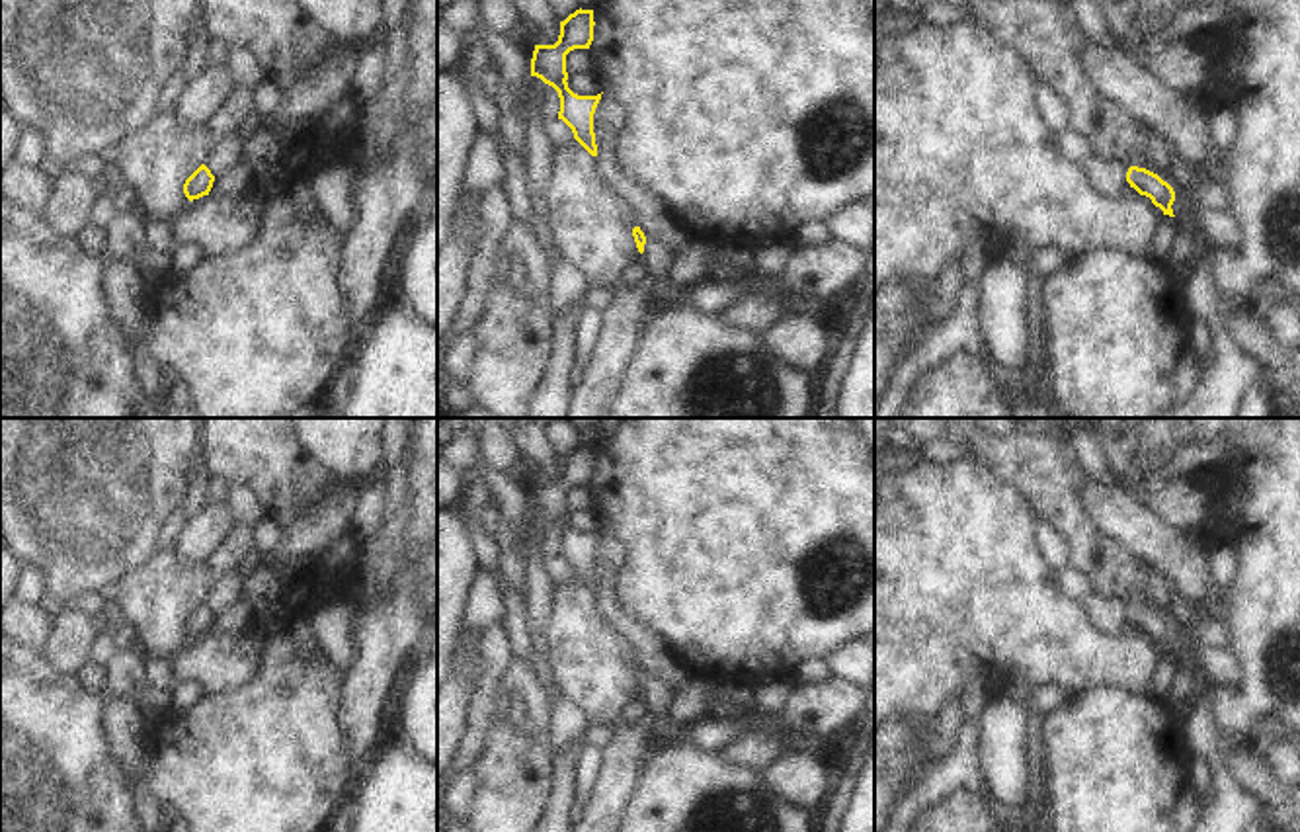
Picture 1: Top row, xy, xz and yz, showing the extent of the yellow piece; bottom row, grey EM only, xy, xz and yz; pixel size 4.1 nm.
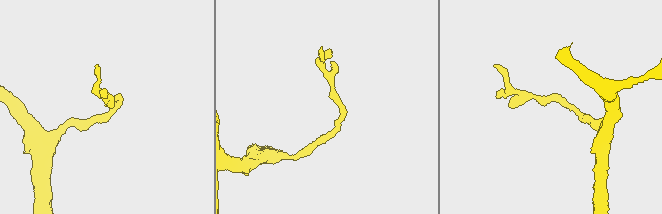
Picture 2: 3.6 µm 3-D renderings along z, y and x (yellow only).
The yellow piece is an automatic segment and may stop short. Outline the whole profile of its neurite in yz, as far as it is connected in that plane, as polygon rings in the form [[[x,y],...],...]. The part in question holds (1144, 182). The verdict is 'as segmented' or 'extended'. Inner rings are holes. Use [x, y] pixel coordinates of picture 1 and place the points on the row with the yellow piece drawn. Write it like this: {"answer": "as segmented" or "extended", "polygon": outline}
{"answer": "as segmented", "polygon": [[[1130,166],[1126,172],[1126,182],[1140,195],[1150,197],[1152,203],[1163,211],[1163,215],[1175,217],[1173,209],[1171,209],[1171,205],[1175,201],[1175,191],[1158,174],[1146,170],[1146,168]]]}

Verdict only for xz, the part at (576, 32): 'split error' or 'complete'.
complete

